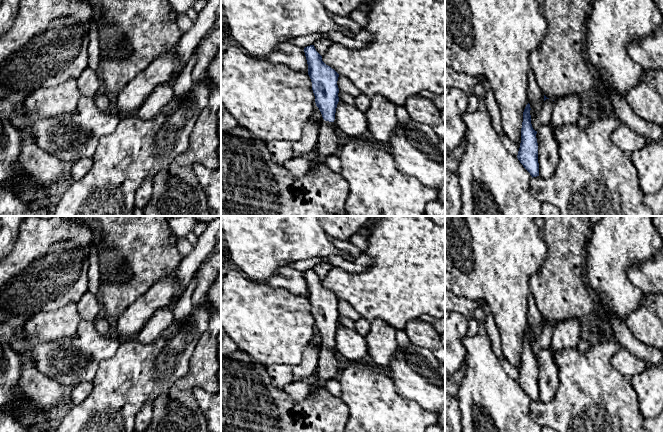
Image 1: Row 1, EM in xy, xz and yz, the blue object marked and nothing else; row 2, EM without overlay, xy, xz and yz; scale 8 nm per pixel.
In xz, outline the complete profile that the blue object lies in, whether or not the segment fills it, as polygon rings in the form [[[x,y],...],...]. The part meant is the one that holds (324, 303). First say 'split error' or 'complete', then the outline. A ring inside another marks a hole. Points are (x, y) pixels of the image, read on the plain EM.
split error | [[[314,269],[305,271],[304,276],[315,327],[323,341],[319,347],[316,380],[310,389],[310,393],[313,393],[318,388],[326,388],[329,380],[339,376],[340,370],[334,357],[335,337],[339,326],[337,309],[339,298],[322,285],[322,280],[316,275]]]

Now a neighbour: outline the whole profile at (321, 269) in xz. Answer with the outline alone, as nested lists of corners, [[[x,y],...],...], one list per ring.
[[[321,261],[314,267],[314,271],[322,280],[327,275],[330,268],[331,266],[326,261]]]

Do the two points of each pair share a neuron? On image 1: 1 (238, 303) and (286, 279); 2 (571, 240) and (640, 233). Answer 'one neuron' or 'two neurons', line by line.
1: two neurons
2: two neurons

